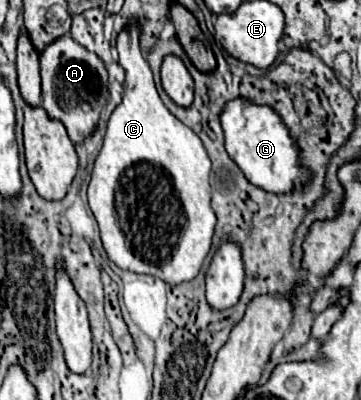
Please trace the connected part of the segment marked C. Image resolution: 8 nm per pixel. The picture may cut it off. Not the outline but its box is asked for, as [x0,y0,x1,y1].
[87,22,215,284]

